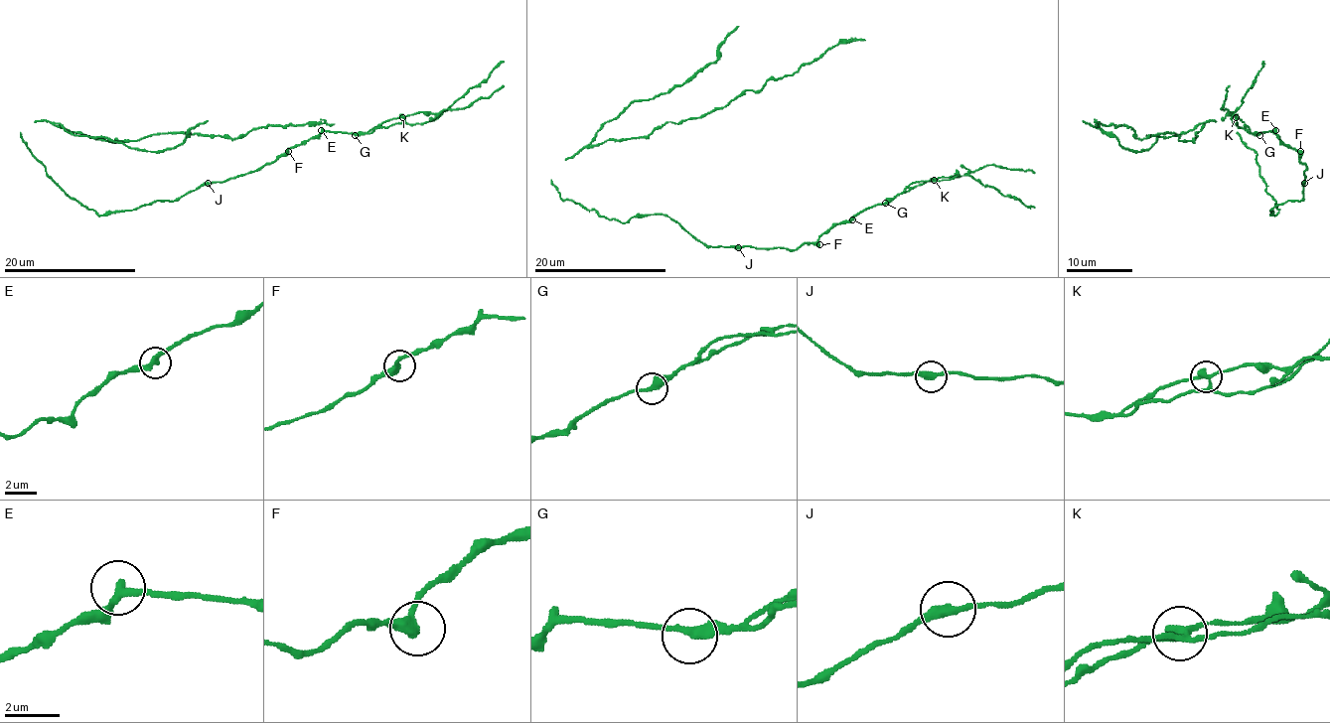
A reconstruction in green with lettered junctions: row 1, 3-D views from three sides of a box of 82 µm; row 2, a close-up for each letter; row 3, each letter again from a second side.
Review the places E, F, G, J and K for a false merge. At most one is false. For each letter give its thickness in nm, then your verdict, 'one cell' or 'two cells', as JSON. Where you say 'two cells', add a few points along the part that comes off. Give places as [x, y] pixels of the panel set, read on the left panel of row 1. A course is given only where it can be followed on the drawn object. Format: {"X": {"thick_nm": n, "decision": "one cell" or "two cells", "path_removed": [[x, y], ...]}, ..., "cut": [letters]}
{"E": {"thick_nm": 280, "decision": "one cell"}, "F": {"thick_nm": 360, "decision": "one cell"}, "G": {"thick_nm": 360, "decision": "one cell"}, "J": {"thick_nm": 320, "decision": "one cell"}, "K": {"thick_nm": 260, "decision": "one cell"}, "cut": []}

